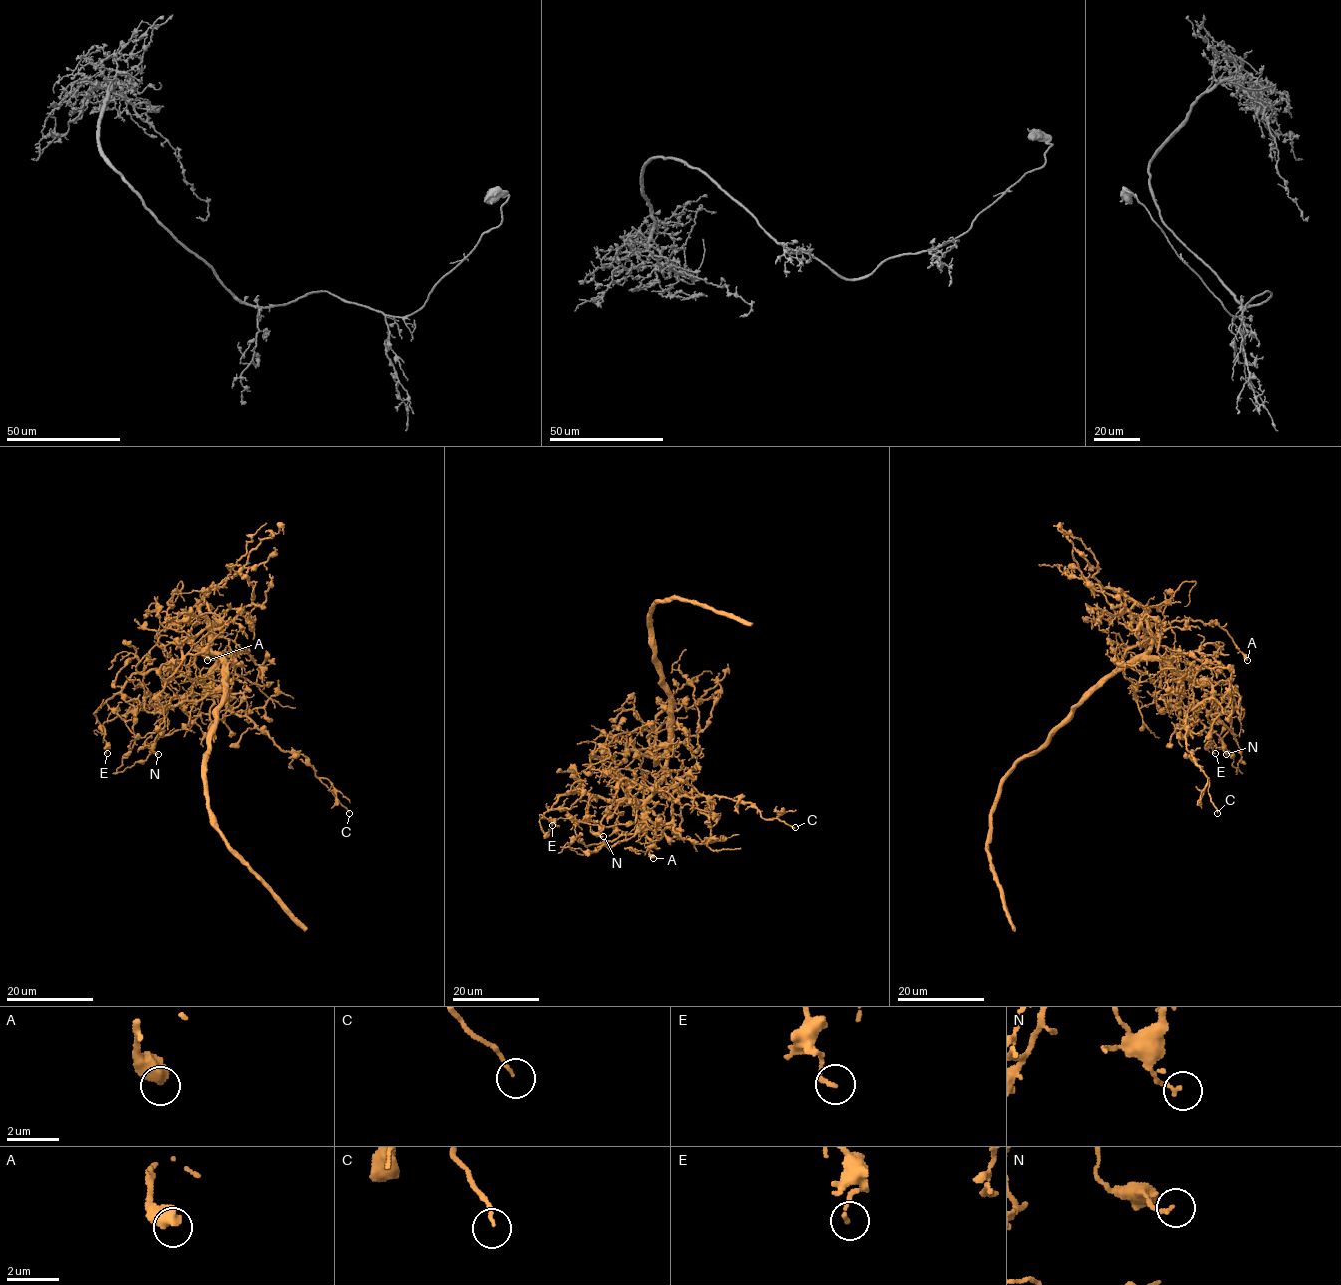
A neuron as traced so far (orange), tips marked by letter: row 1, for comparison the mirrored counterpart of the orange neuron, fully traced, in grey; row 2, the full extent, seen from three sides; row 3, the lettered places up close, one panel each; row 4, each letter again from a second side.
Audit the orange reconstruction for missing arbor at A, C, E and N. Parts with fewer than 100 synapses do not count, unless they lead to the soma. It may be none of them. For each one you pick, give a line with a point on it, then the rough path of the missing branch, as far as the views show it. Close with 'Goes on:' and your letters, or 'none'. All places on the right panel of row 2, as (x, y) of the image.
Goes on: none

